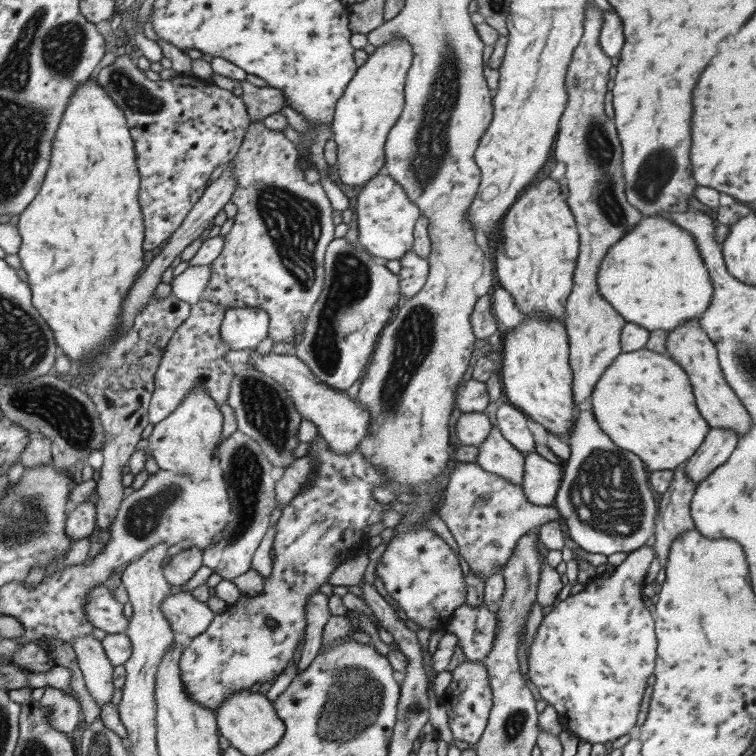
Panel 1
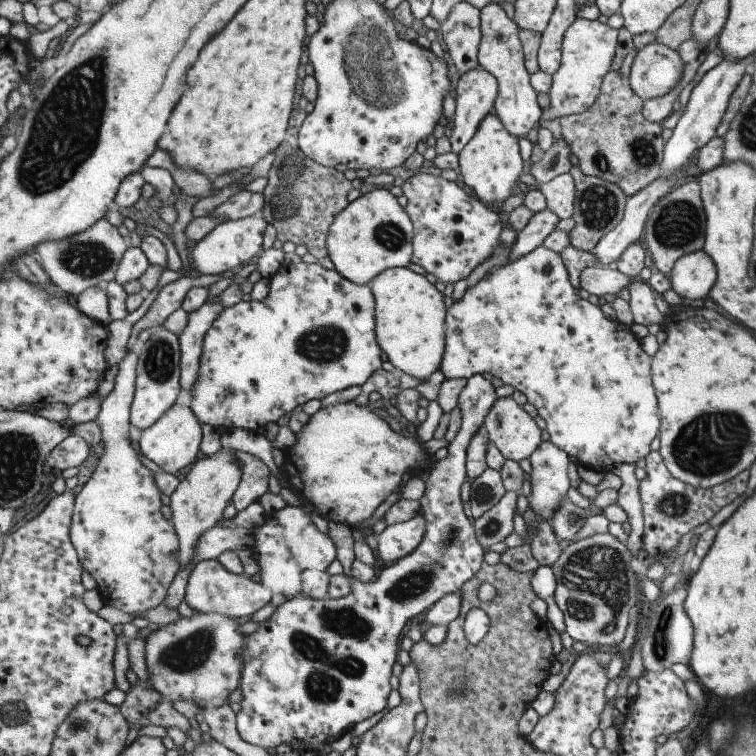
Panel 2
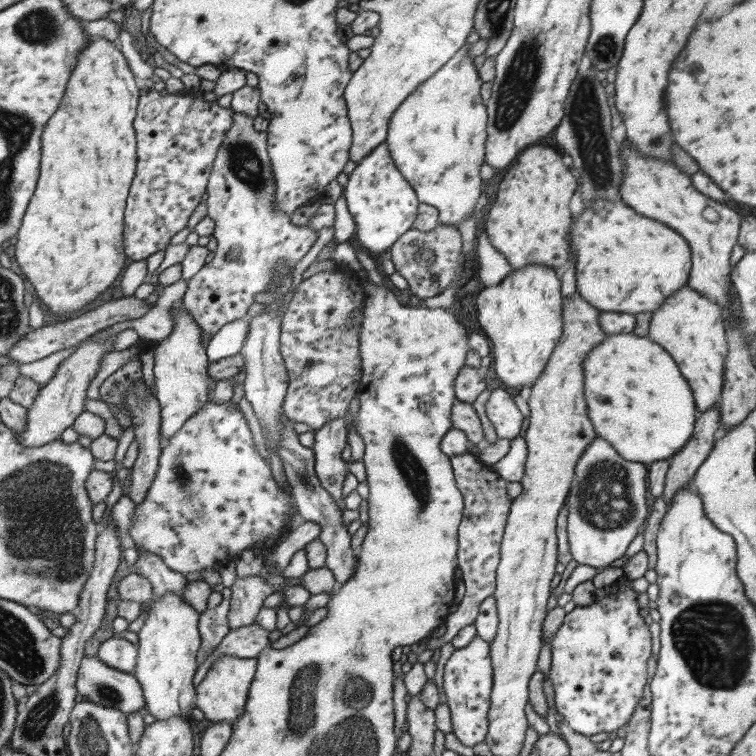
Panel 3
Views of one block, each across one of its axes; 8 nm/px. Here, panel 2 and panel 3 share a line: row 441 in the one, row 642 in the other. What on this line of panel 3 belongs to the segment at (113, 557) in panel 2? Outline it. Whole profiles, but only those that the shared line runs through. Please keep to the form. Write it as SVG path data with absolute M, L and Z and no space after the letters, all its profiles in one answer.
M119 637L104 640L98 649L98 658L107 666L130 673L137 662L139 648L134 643Z

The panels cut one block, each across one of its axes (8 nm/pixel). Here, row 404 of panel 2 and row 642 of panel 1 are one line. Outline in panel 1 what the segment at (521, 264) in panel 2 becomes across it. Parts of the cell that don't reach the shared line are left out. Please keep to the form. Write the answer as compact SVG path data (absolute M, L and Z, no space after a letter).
M647 545L629 553L609 578L595 576L583 591L569 595L544 616L528 655L529 677L542 700L552 705L564 728L591 745L613 742L637 725L648 679L655 670L657 635L652 612L642 600L645 578L655 550Z

